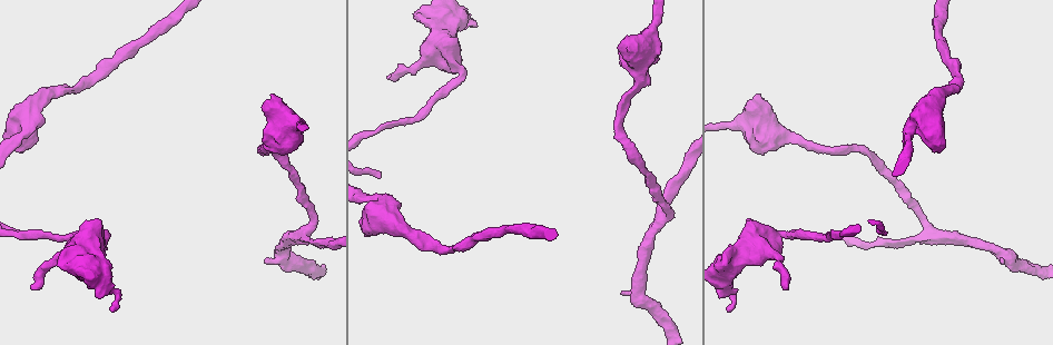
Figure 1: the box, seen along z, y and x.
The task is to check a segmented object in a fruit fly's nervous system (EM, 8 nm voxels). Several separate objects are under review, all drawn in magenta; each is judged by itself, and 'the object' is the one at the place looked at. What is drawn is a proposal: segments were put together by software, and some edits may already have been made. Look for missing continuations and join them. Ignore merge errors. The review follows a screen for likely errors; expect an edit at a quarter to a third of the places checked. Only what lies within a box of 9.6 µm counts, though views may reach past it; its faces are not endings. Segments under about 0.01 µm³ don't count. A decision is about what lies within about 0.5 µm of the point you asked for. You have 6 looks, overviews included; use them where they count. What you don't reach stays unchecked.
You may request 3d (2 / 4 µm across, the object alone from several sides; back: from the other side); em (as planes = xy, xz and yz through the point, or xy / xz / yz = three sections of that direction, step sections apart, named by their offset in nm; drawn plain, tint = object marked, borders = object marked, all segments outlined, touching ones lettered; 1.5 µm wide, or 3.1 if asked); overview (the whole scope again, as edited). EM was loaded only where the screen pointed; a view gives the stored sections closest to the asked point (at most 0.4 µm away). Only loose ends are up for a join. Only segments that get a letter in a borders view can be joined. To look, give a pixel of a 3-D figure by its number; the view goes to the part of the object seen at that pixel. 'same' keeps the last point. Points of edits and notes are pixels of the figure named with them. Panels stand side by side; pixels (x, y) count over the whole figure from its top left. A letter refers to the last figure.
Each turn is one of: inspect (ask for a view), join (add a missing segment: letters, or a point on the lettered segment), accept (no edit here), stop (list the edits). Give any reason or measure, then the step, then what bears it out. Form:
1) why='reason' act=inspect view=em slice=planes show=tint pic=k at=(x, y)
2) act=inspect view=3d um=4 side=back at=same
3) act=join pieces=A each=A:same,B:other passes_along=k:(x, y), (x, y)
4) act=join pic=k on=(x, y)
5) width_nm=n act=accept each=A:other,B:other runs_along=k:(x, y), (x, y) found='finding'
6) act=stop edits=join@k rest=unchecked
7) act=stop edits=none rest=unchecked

why='free end' act=inspect view=3d um=2 pic=1 at=(32, 284)

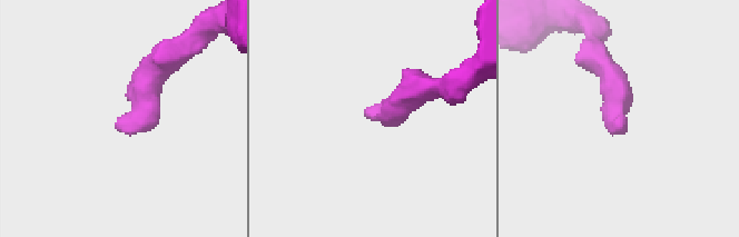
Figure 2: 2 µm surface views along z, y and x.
why='now the EM' act=inspect view=em slice=planes show=tint pic=2 at=(117, 117)

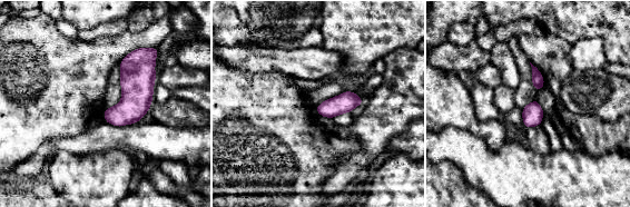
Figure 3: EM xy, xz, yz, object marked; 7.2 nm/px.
why='see the neighbours' act=inspect view=em slice=planes show=borders at=same

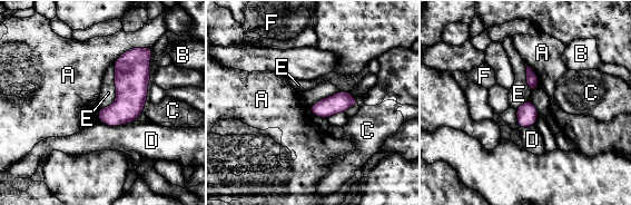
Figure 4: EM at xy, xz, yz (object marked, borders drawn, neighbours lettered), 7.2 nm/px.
act=accept each=A:other,B:other,C:other,D:other,E:other,F:other border=4:(148, 47), (129, 48), (112, 64) found='no lettered segment goes on from it'

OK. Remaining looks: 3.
why='branch stops here' act=inspect view=3d um=4 pic=1 at=(114, 312)

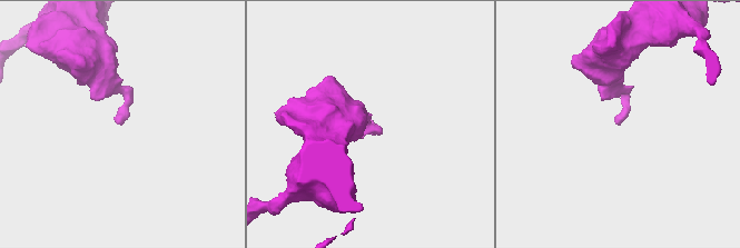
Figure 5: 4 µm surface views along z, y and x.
act=inspect view=em slice=planes show=borders pic=5 at=(620, 125)

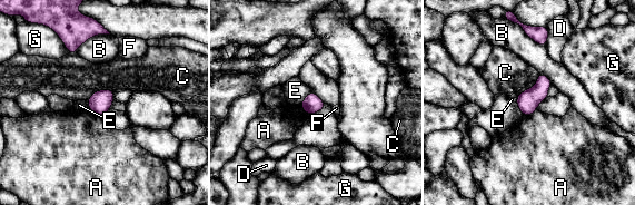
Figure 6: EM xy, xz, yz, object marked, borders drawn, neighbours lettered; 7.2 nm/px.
width_nm=140 act=accept each=A:other,B:other,C:other,D:other,E:other,F:other,G:other border=6:(88, 108), (102, 116) found='none of them fits'

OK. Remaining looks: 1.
act=stop edits=none rest=unchecked

